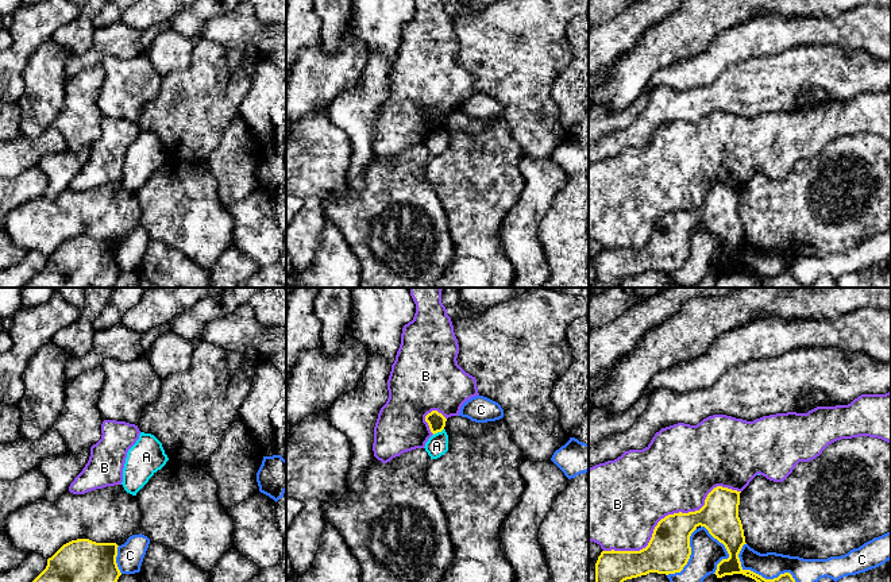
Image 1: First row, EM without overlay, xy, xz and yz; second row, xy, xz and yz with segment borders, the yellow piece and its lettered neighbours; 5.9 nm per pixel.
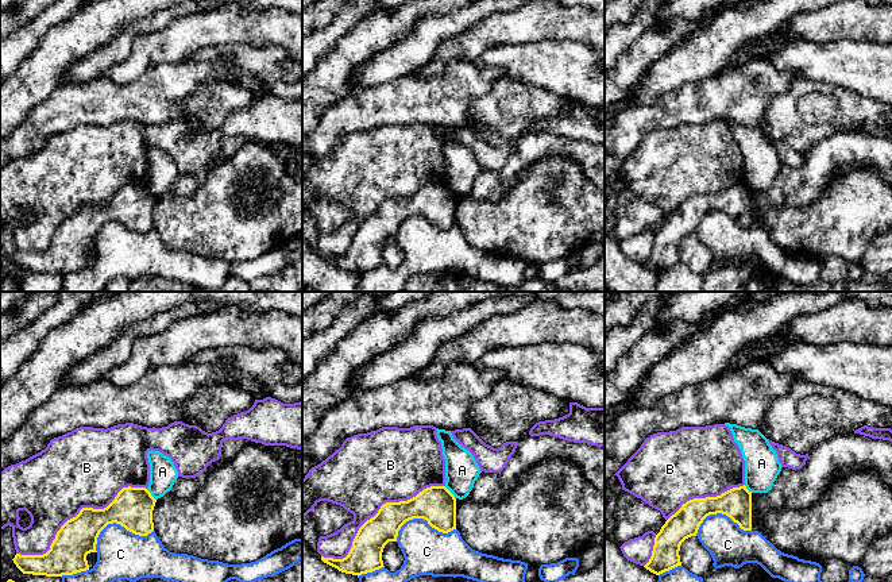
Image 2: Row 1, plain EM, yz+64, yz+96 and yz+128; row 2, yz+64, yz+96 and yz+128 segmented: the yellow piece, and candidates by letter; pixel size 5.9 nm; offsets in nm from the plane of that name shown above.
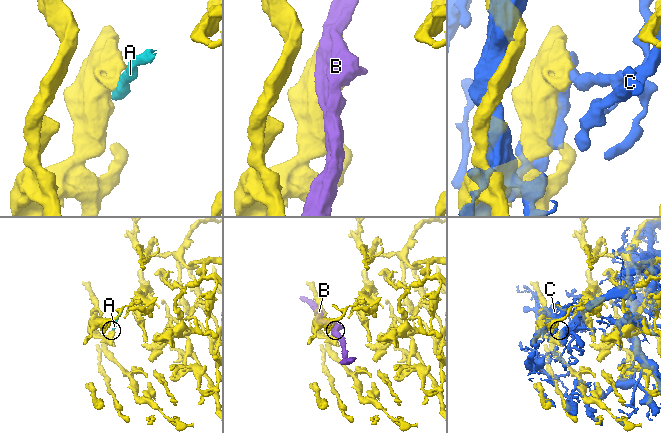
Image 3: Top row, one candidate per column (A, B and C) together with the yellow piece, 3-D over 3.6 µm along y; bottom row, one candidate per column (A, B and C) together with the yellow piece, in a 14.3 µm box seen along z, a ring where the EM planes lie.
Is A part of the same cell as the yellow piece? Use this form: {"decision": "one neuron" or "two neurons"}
{"decision": "two neurons"}

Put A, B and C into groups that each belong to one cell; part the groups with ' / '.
A / B / C

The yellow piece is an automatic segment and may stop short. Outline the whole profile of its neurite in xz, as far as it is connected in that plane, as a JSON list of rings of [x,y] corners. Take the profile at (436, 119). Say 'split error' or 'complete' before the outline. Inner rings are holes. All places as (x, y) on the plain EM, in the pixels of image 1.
complete; [[[432,108],[425,113],[425,119],[428,120],[431,130],[435,132],[444,127],[447,116],[437,108]]]

